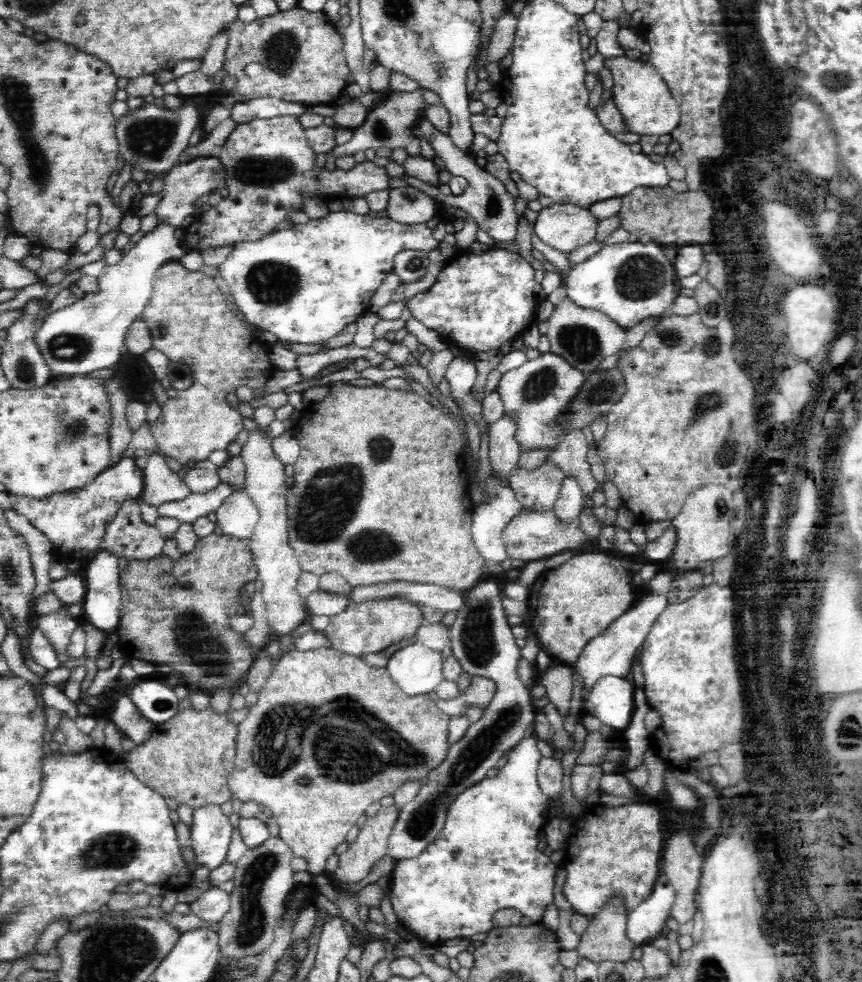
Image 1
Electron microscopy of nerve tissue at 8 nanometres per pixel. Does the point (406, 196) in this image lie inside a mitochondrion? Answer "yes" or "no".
yes

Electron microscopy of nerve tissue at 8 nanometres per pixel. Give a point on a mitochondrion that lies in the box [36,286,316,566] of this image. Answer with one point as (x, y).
(74, 347)

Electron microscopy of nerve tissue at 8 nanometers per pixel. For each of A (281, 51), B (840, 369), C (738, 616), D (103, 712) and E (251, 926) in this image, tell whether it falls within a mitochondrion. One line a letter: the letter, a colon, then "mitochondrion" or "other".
A: mitochondrion
B: other
C: other
D: other
E: mitochondrion

